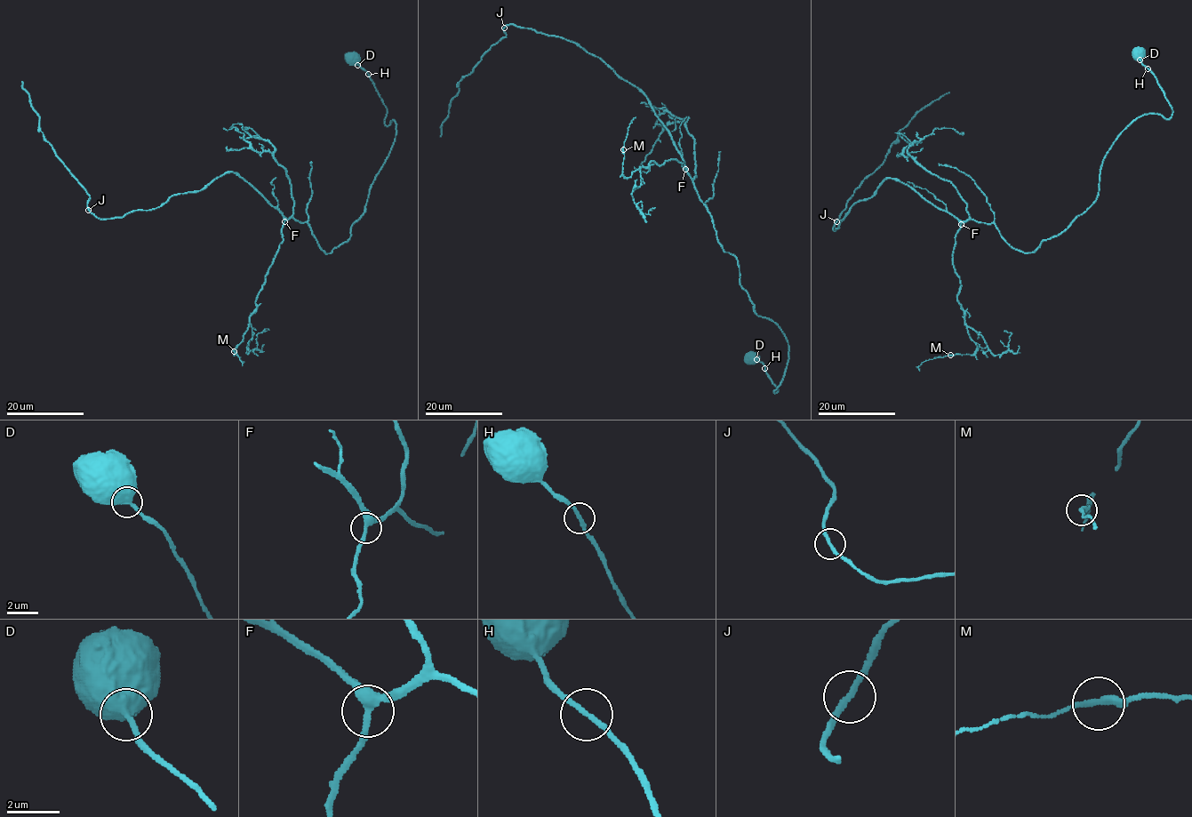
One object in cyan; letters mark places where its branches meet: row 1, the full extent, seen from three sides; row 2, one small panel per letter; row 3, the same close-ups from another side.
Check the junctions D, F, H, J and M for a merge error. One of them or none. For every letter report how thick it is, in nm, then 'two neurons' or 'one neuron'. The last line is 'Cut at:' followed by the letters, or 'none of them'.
D: 700 nm thick; one neuron
F: 340 nm thick; one neuron
H: 200 nm thick; one neuron
J: 200 nm thick; one neuron
M: 300 nm thick; one neuron
Cut at: none of them

